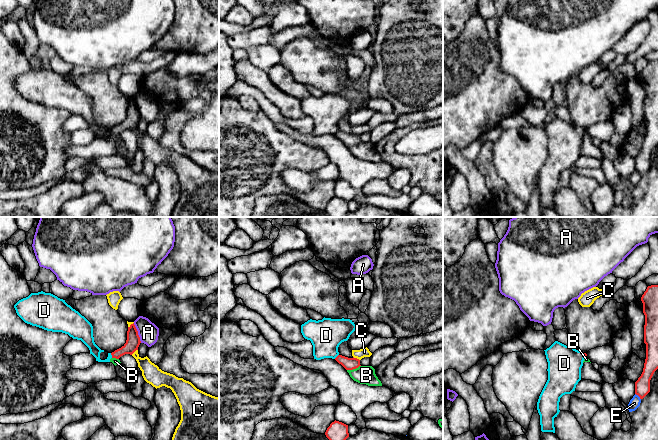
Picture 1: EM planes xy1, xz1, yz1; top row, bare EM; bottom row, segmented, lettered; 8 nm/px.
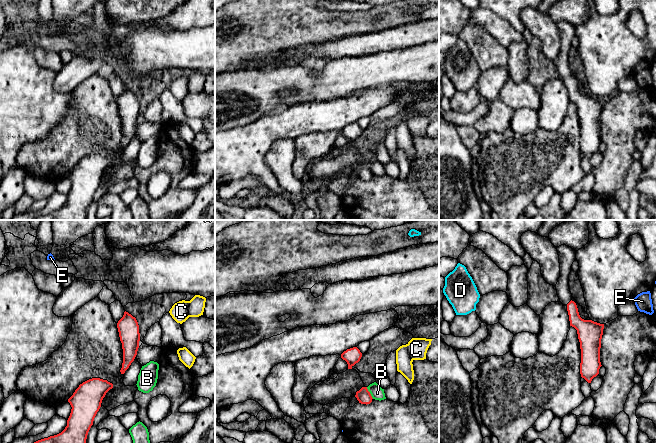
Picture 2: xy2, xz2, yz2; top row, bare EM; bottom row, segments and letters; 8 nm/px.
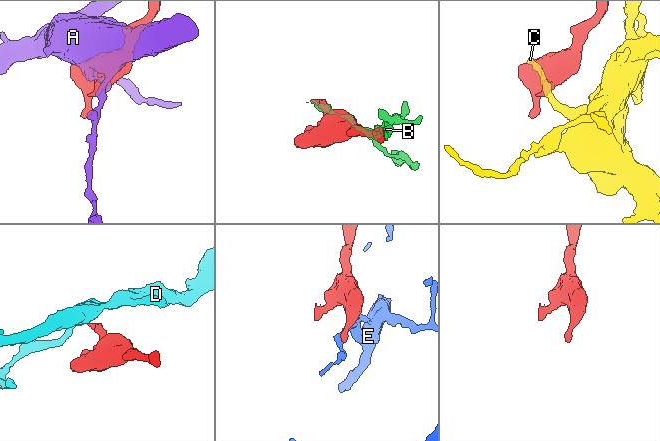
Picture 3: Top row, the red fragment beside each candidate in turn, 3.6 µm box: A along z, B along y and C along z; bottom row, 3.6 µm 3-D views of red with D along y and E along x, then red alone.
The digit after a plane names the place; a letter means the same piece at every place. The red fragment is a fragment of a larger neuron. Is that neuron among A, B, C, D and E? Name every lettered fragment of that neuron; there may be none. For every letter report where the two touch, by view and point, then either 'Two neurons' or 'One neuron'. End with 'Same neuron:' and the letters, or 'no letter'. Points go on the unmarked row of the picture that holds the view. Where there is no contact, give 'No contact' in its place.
A: Touches red at xy1 (137, 109). Two neurons
B: Touches red at xz1 (353, 144). Two neurons
C: Touches red at xz1 (356, 134). Two neurons
D: Touches red at xy1 (111, 130). Two neurons
E: Touches red at yz1 (638, 171). Two neurons
Same neuron: no letter

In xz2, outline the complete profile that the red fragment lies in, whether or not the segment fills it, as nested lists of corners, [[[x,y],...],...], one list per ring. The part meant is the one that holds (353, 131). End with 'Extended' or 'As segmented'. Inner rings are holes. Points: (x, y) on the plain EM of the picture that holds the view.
[[[357,123],[347,125],[341,130],[341,134],[348,140],[348,145],[352,145],[352,143],[360,137],[361,133],[362,129]]]. As segmented

